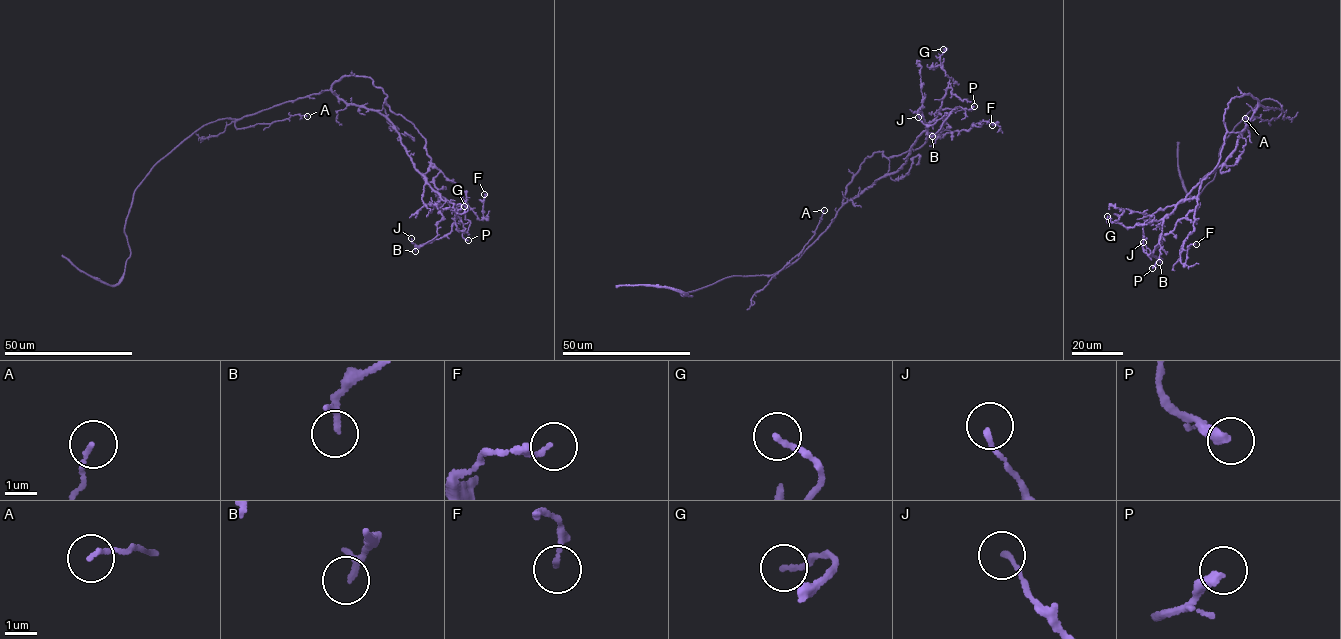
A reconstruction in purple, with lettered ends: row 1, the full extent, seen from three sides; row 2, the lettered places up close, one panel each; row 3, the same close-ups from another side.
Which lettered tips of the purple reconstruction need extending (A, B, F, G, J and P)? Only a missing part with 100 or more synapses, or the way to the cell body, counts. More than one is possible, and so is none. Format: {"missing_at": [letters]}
{"missing_at": []}

